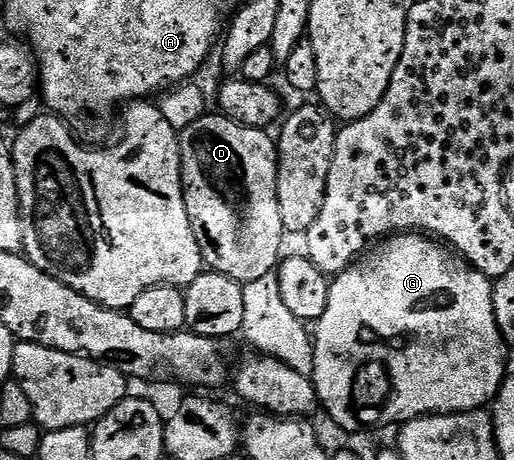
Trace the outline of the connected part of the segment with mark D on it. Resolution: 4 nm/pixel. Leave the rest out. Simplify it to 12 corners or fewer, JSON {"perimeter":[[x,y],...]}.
{"perimeter":[[205,113],[180,182],[209,271],[241,284],[281,261],[278,146]]}

